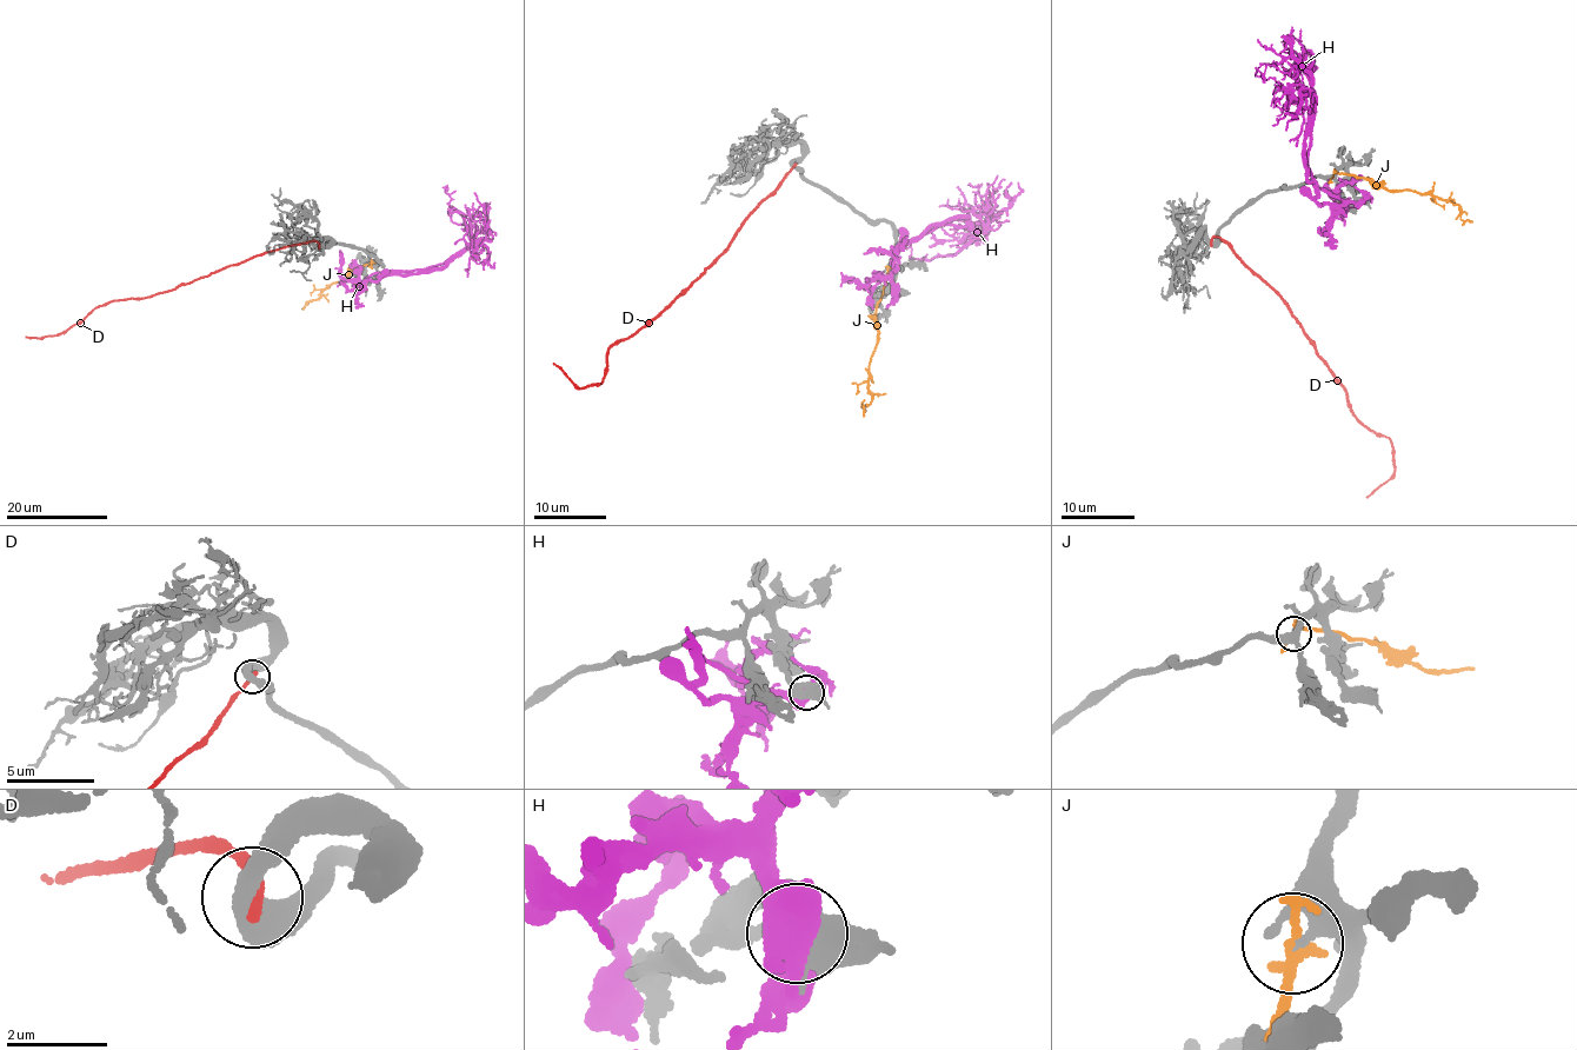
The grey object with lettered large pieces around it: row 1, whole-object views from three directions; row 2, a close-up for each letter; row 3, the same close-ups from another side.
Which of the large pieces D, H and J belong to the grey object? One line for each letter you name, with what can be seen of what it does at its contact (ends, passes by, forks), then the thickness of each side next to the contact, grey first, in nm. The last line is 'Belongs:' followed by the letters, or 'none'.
Belongs: none

